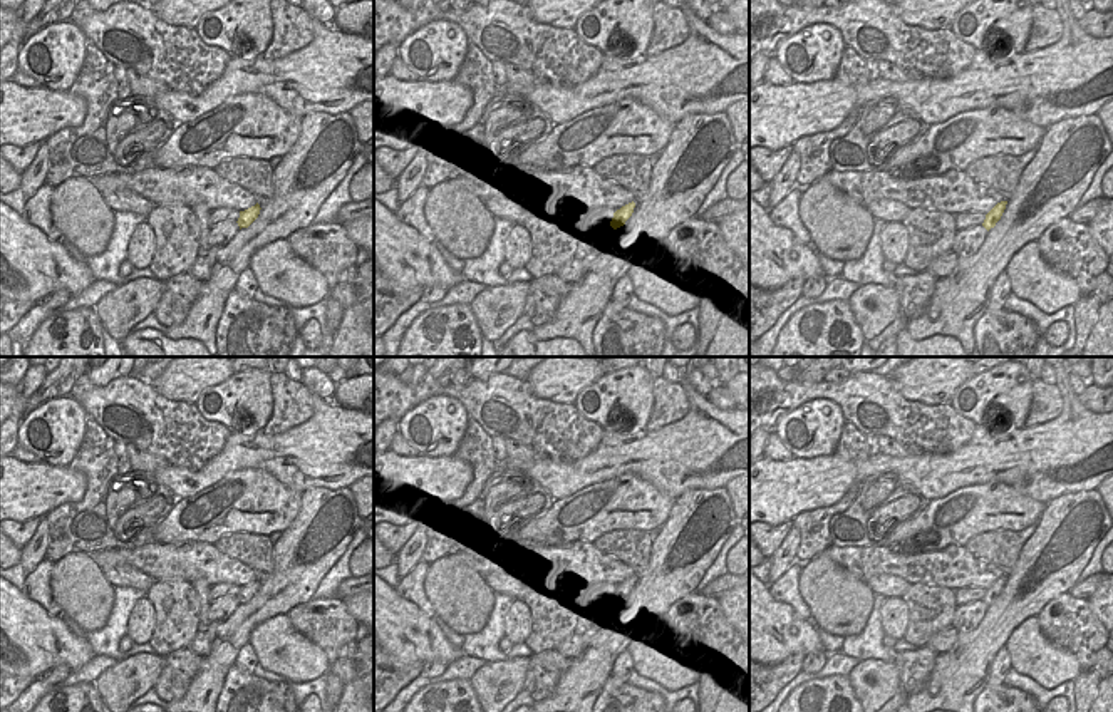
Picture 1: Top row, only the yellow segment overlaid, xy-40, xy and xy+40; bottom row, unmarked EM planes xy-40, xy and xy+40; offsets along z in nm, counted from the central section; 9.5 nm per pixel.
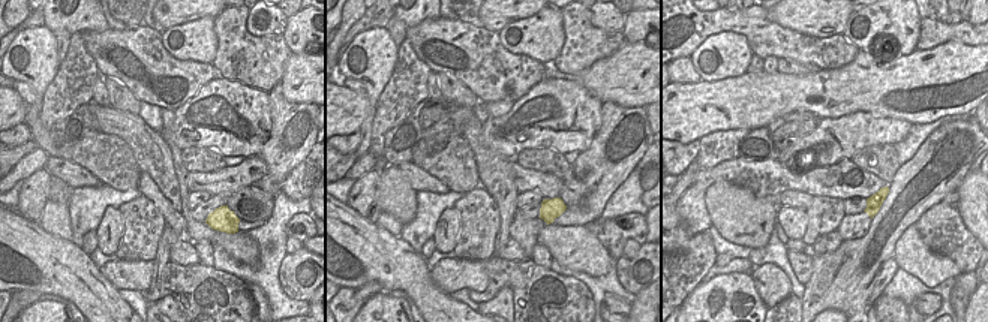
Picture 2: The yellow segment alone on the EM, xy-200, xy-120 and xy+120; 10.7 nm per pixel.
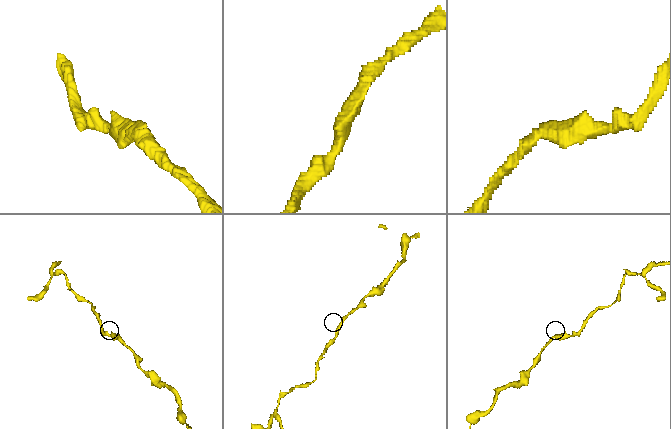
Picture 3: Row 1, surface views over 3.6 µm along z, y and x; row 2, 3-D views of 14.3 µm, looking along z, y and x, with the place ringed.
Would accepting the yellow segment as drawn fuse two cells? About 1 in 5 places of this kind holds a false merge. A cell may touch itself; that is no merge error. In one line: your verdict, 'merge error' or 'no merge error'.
no merge error

